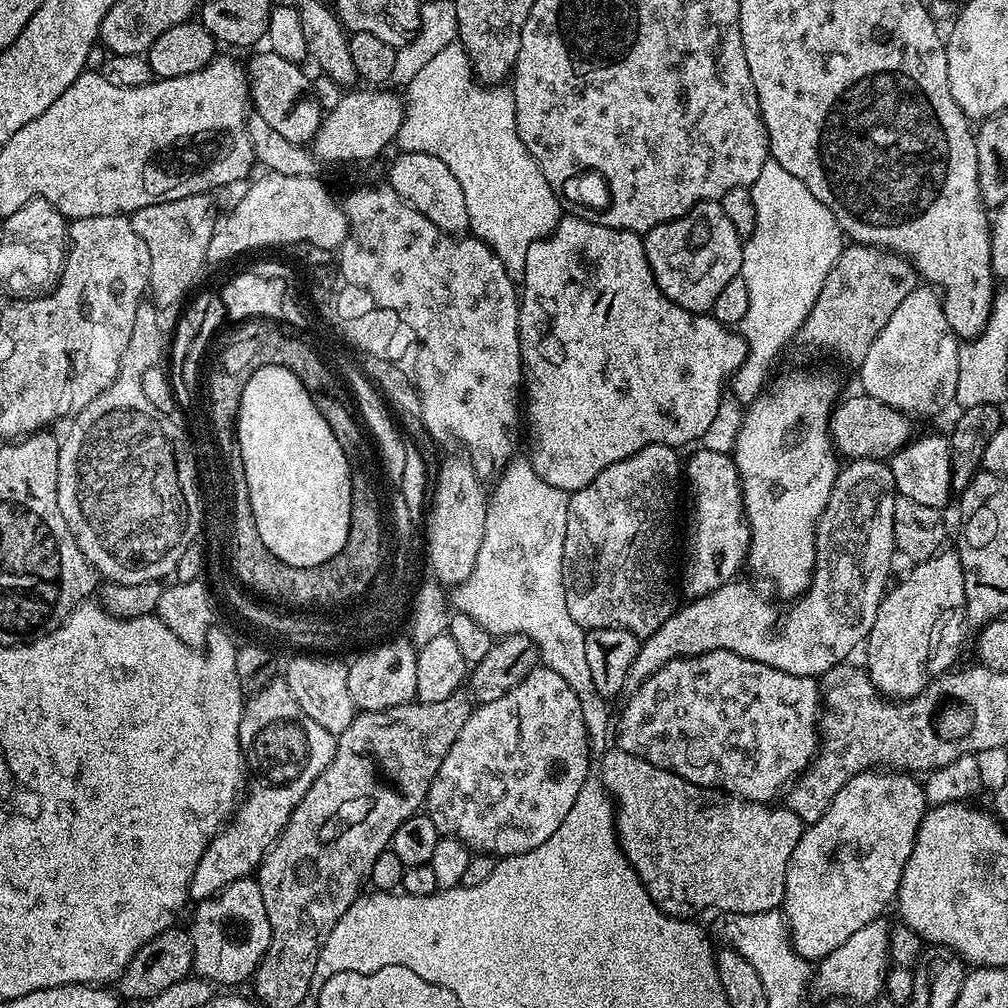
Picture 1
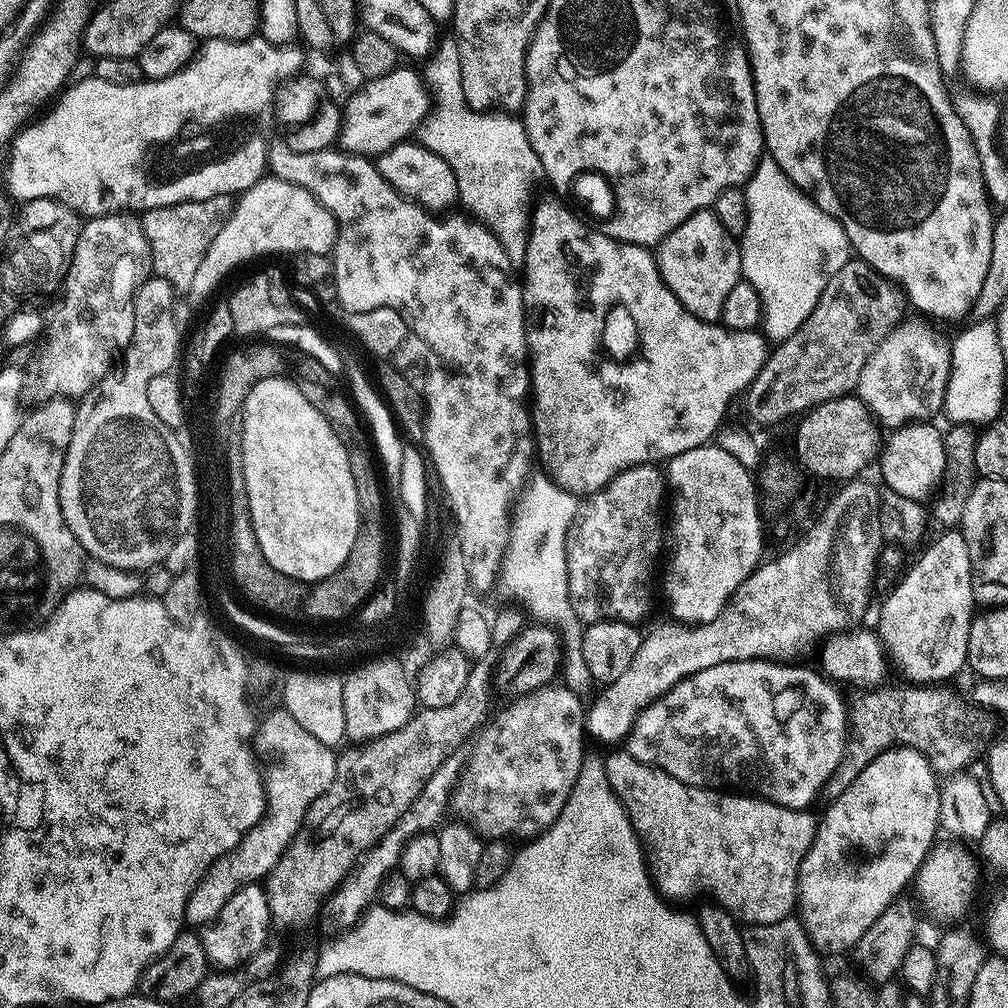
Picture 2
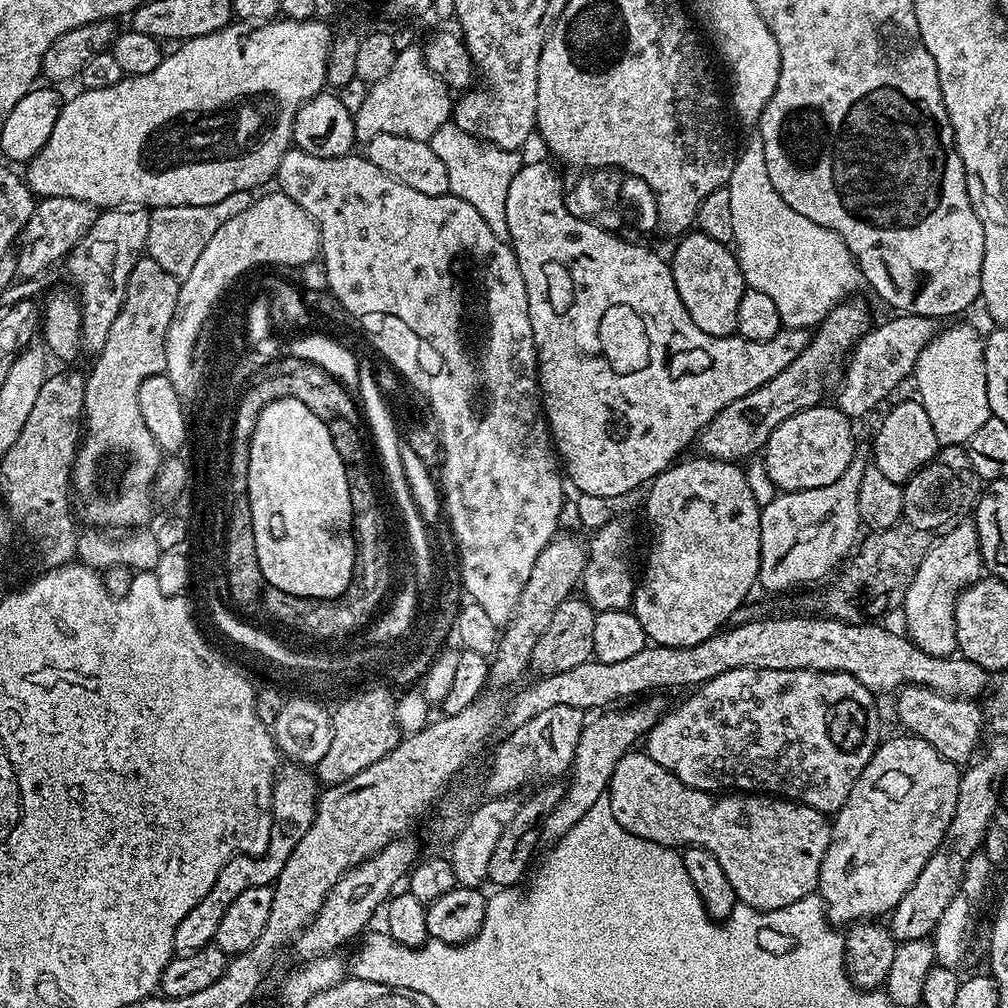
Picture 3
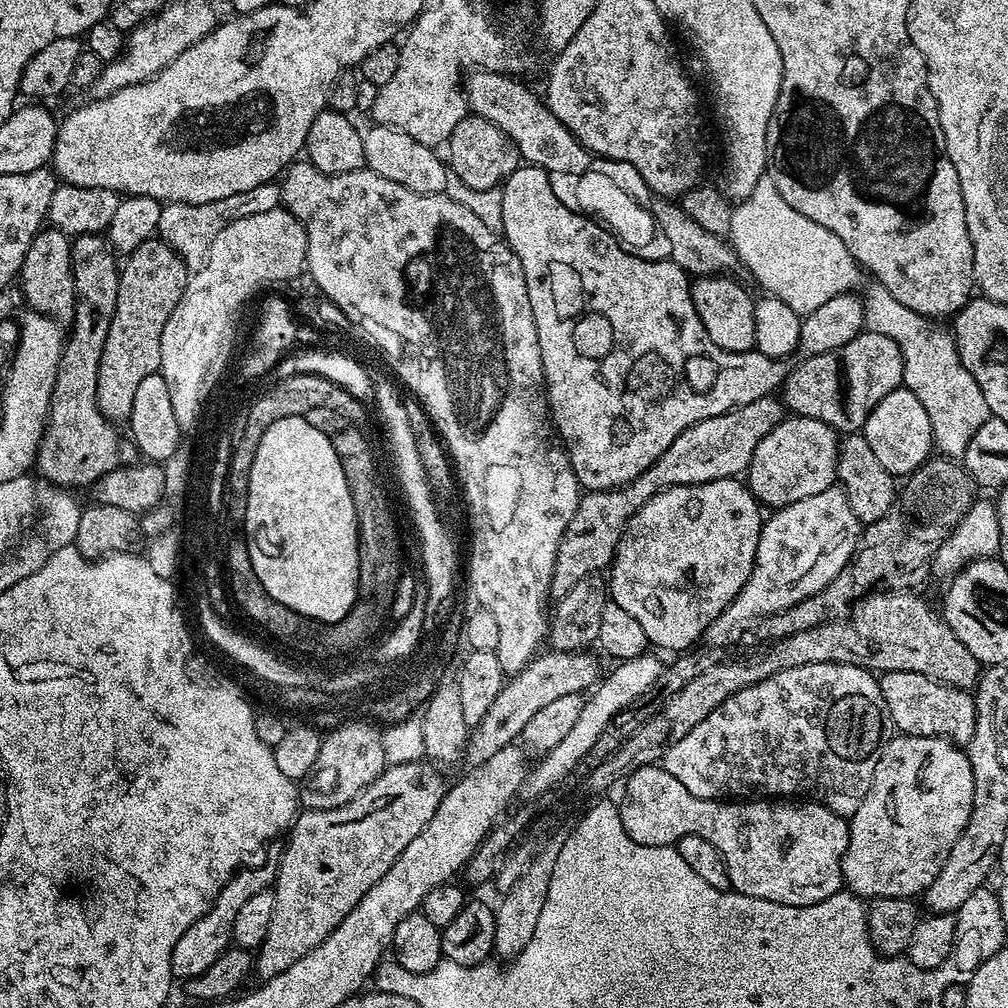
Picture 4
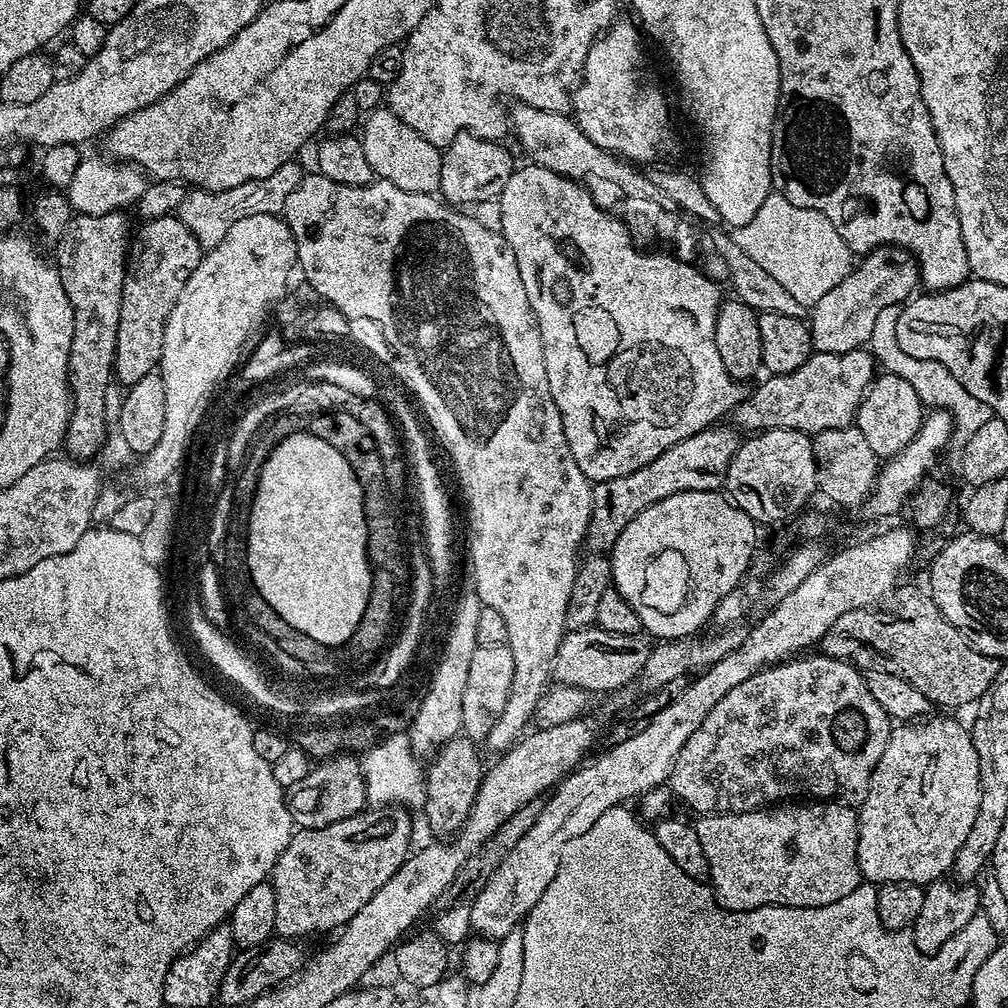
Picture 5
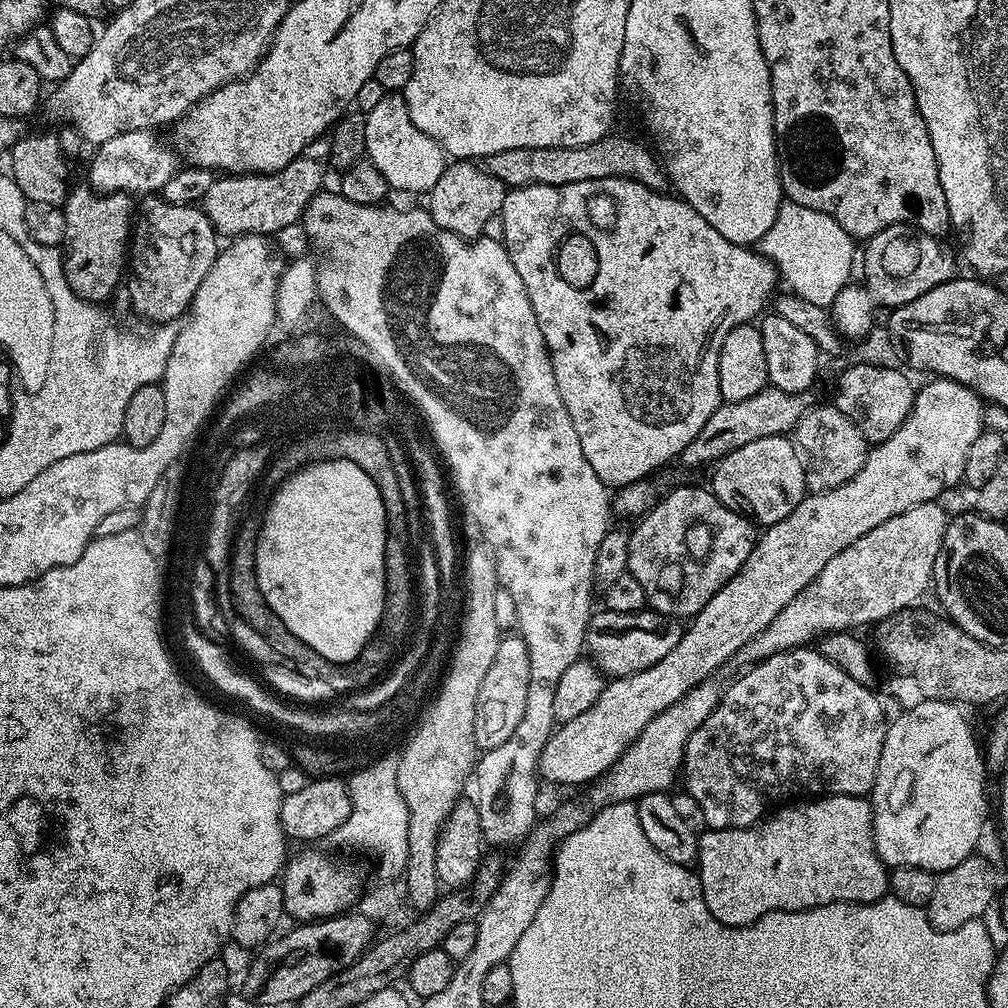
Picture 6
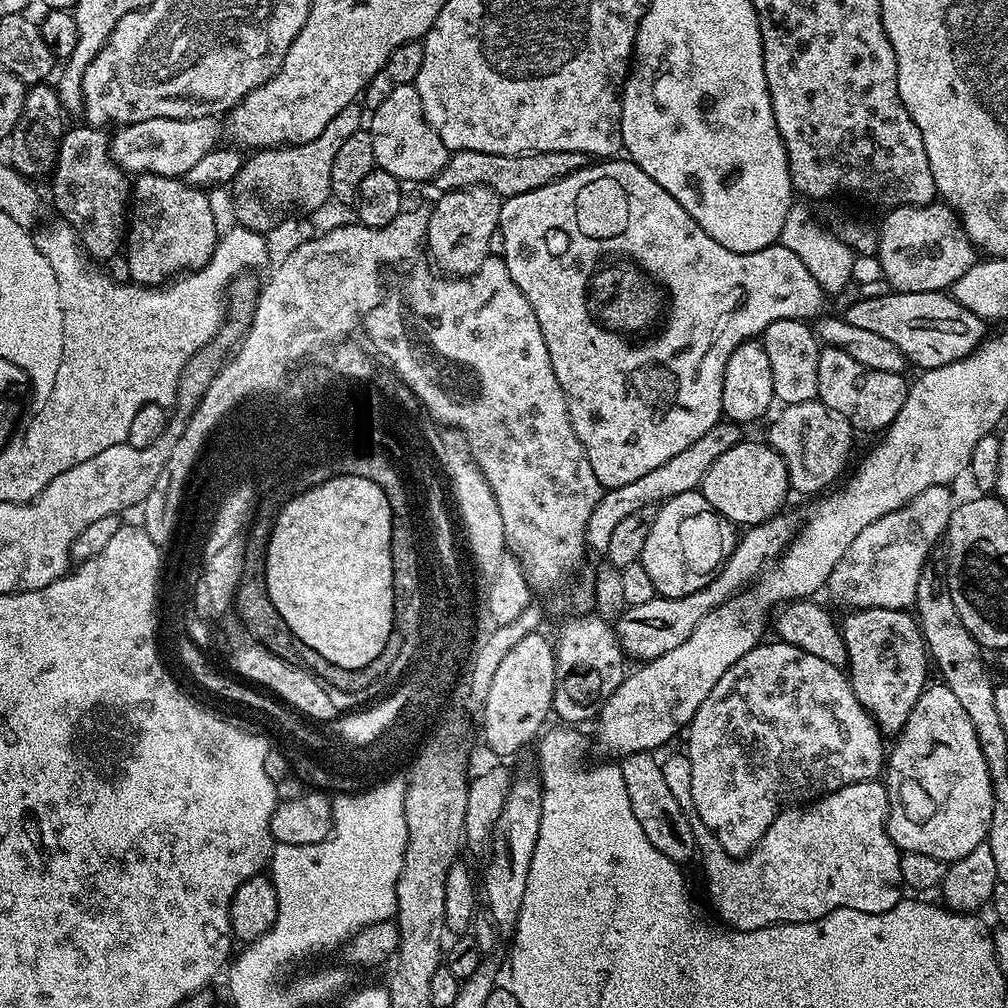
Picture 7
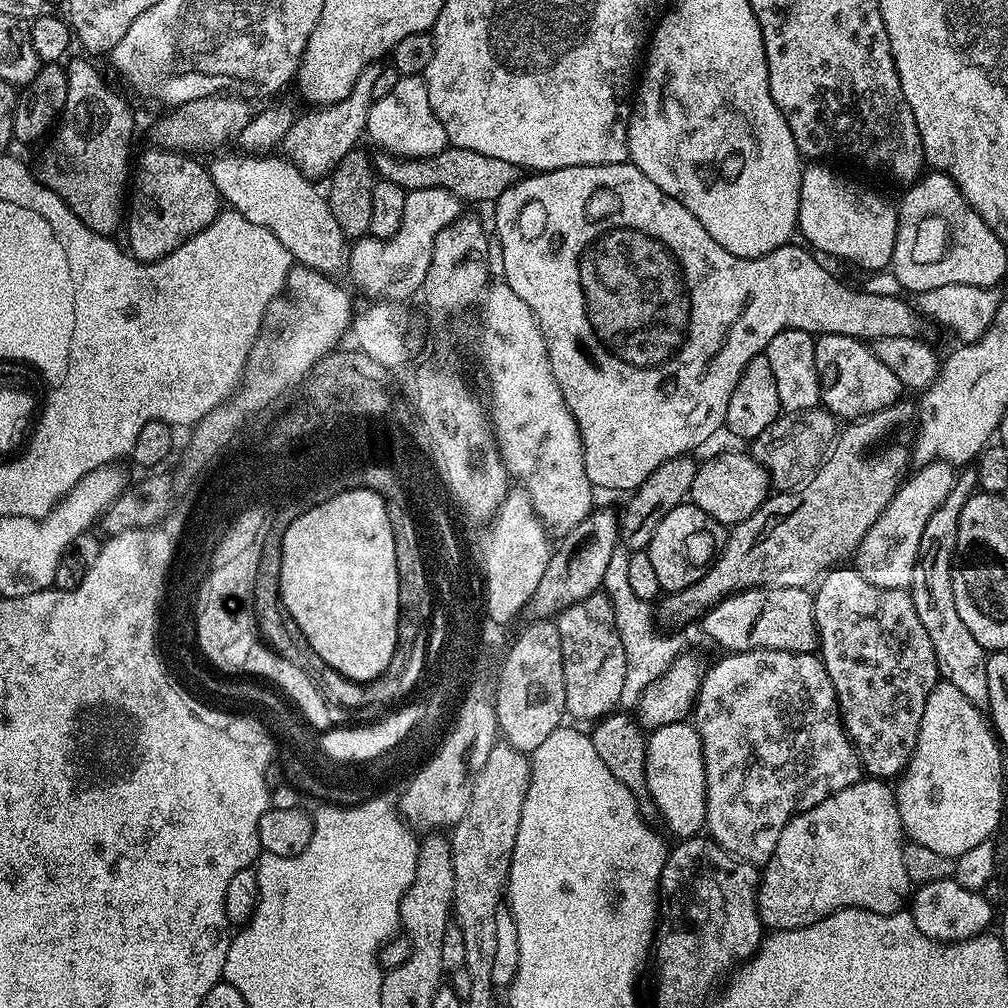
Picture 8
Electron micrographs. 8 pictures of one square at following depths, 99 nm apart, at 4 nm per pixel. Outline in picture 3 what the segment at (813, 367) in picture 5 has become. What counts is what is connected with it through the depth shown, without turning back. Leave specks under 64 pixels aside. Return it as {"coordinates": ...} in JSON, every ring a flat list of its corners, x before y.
{"coordinates":[[896,314,893,317,893,320,888,320,885,324,877,323,869,328,868,333,856,343,847,357,835,389,834,404,850,418,866,415,899,386,900,380,907,376,909,379,915,373,922,350,936,337,932,332,932,324,928,324,930,316]]}

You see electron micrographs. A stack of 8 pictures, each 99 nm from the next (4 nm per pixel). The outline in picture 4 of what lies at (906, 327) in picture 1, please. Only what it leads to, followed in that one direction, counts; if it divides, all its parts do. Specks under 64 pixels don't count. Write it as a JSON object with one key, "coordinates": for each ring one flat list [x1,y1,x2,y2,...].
{"coordinates":[[837,485,788,503,770,515,761,525,758,550,746,586,706,629,704,640,709,647,726,650,746,631,749,633,760,618,789,609,824,589,852,559,862,531,844,489]]}

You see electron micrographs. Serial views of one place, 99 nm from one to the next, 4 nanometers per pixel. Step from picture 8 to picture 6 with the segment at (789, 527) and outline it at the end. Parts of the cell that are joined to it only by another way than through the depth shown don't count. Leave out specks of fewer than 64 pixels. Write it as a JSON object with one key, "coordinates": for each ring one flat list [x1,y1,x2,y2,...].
{"coordinates":[[600,610,592,617,584,634,584,646,593,664,605,677,638,674,654,662,662,662,682,638,685,625,679,619,653,610,639,612,609,612]]}

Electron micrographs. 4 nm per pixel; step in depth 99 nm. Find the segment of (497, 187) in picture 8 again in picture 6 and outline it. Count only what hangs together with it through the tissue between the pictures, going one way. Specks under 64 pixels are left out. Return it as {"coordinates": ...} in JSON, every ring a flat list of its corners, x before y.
{"coordinates":[[609,134,590,146,573,148,519,148,502,150,487,157,488,172,494,174,509,189,525,188,531,184,566,186,570,182,586,182,598,178,626,178,638,182,655,192,664,192,669,187,668,175,651,147,643,148,628,136]]}

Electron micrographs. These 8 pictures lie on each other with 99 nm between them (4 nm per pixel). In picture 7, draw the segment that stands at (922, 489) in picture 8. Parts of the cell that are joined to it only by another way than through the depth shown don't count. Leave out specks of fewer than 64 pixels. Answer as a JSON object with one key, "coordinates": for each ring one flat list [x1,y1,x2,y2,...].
{"coordinates":[[947,484,930,486,922,494,918,494,906,506,878,518,854,542,850,542,850,550,842,554,838,566,830,574,826,585,826,593,844,610,857,608,903,608,911,609,916,603,918,578,924,565,930,559,932,547,936,539,943,537,948,531,950,514,954,507,953,489]]}

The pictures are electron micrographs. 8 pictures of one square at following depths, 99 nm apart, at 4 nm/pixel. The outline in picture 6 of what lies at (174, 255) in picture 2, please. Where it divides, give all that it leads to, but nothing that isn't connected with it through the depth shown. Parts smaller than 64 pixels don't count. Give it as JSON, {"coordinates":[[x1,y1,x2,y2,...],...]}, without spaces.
{"coordinates":[[313,140,307,149,295,156,282,170,263,174,228,174,213,179,202,201,204,213,217,233,235,238,245,234,273,234,288,228,304,215,306,206,325,187,324,167,329,167,328,140]]}

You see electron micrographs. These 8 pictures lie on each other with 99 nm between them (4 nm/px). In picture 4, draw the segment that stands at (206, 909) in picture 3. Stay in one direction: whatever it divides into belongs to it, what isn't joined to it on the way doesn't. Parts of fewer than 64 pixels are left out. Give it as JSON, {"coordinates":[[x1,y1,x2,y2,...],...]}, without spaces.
{"coordinates":[[275,863,260,864,257,868,248,867,241,867,239,872,235,872,228,879,226,886,220,888,218,898,214,898,210,910,202,914,202,918,198,918,198,922,194,922,190,930,186,930,182,938,178,938,178,942,174,942,172,974,177,981,187,982,193,980,195,976,206,974,206,970,210,970,210,966,214,966,214,962,218,962,221,954,233,943,232,931,234,918,238,918,238,910,242,910,242,905,248,899,254,898,254,894,262,894,262,890,275,885,277,869]]}

